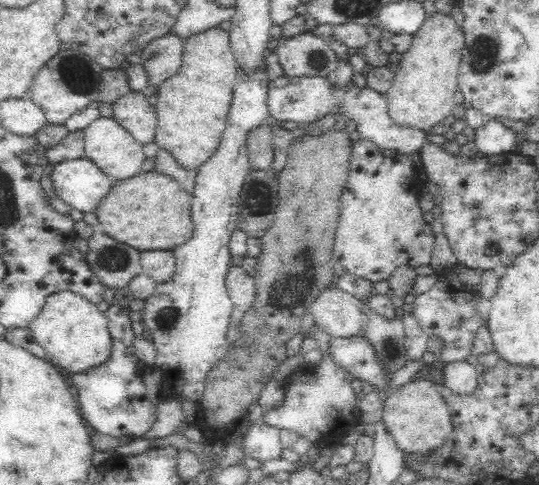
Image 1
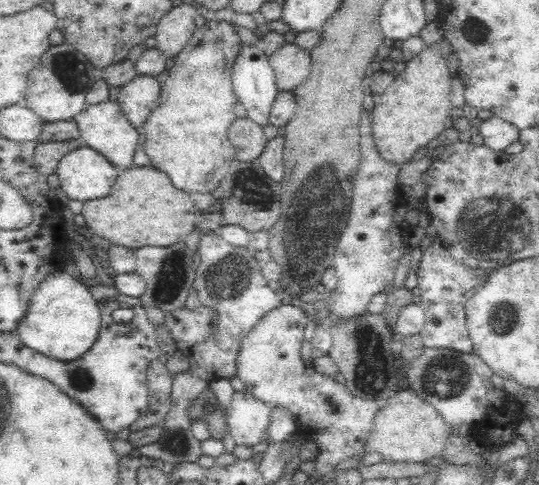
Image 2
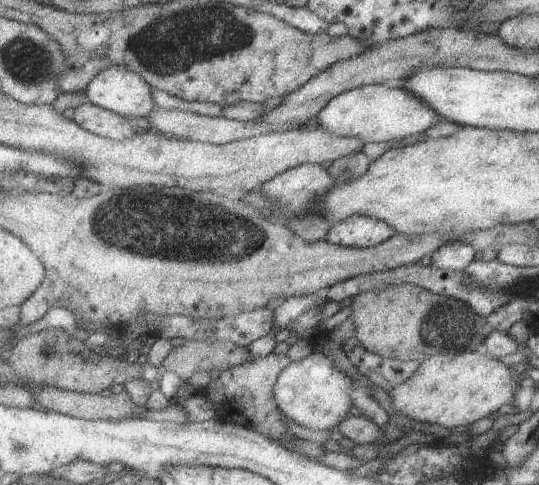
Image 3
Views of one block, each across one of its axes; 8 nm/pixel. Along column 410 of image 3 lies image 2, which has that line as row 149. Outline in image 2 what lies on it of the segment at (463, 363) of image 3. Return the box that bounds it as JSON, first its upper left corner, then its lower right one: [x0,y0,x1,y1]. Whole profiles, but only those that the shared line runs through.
[372,45,454,163]

